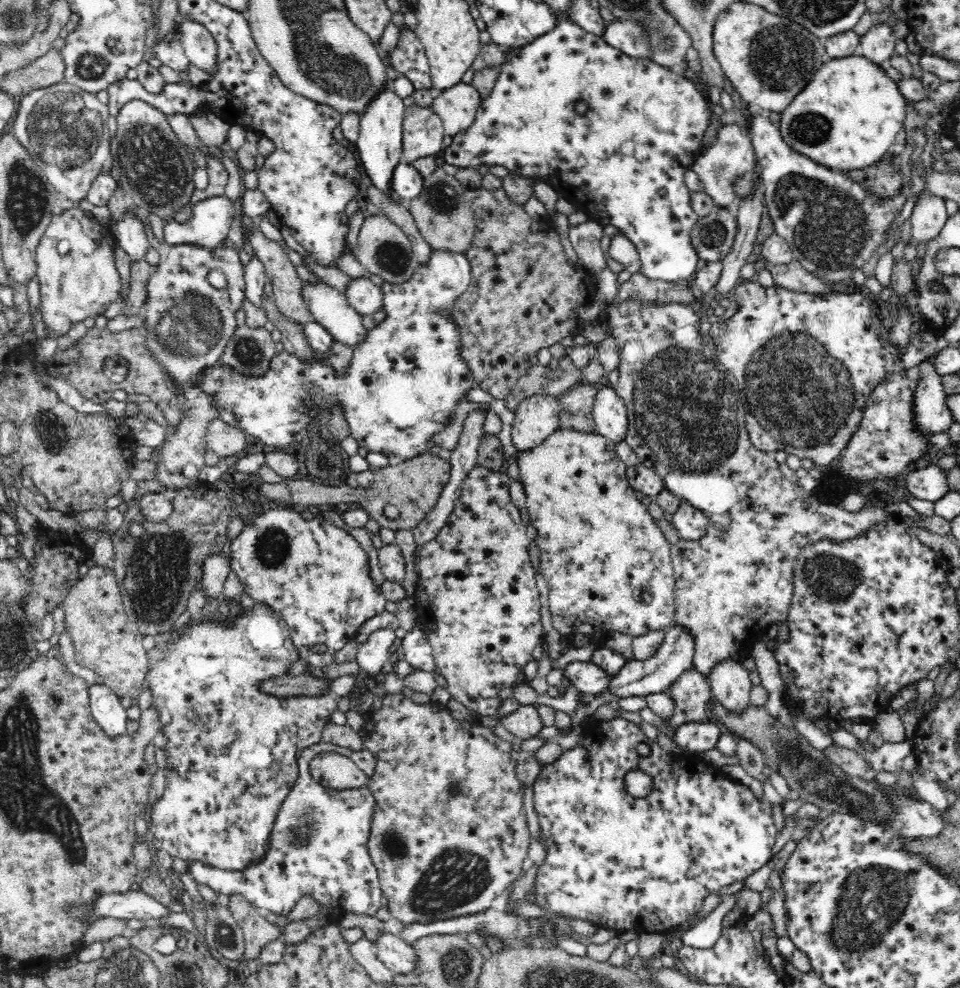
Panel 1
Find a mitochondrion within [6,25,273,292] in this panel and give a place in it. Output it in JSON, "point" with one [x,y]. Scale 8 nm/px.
{"point":[66,130]}

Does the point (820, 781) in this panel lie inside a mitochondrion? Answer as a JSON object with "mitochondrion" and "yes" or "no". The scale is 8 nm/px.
{"mitochondrion":"yes"}

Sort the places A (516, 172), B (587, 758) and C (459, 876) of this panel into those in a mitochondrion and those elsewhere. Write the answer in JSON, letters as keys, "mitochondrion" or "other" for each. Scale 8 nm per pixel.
{"A":"other","B":"other","C":"mitochondrion"}

